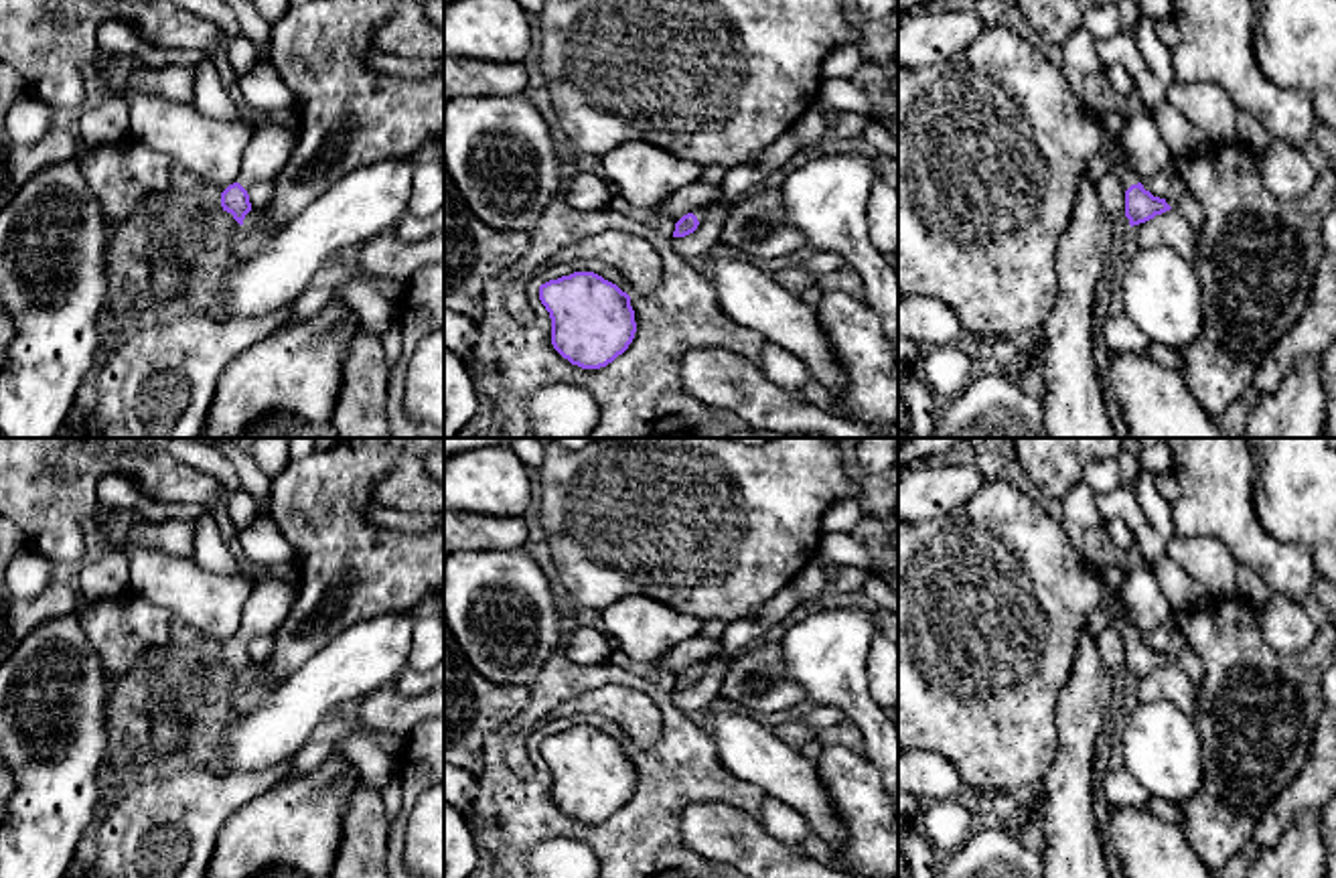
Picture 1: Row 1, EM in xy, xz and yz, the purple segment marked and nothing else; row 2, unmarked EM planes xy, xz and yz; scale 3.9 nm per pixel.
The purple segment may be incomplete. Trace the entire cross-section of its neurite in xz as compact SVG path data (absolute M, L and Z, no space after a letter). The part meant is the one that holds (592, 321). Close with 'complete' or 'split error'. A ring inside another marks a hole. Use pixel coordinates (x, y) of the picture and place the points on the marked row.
M574 272L539 286L551 318L551 345L572 365L600 369L635 339L630 296L594 272Z | complete

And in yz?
M1004 26L983 28L969 47L957 51L947 61L918 69L898 67L898 294L935 298L951 306L961 322L961 331L977 341L1016 339L1022 333L1040 333L1058 298L1056 245L1070 223L1079 178L1089 162L1101 152L1109 158L1109 170L1113 170L1127 189L1125 217L1131 227L1172 209L1166 199L1154 197L1143 189L1119 136L1107 134L1103 118L1089 112L1089 103L1072 91L1064 73L1018 32Z | split error

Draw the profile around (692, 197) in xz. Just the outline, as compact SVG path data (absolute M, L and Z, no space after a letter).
M695 182L675 191L657 211L677 223L683 215L720 199L724 199L722 185Z

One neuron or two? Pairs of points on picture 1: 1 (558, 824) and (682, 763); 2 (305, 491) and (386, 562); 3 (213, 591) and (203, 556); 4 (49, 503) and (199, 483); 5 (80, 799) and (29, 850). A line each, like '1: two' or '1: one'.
1: one
2: one
3: two
4: one
5: one

